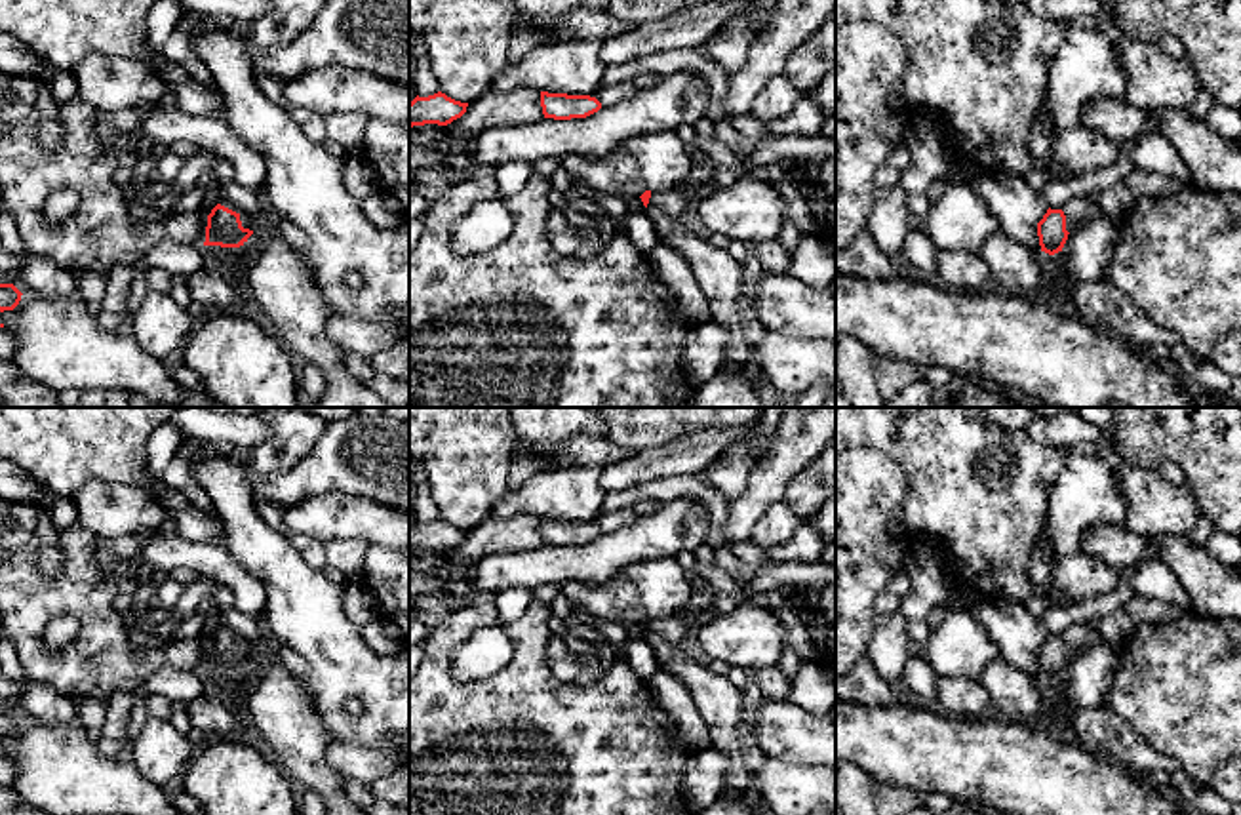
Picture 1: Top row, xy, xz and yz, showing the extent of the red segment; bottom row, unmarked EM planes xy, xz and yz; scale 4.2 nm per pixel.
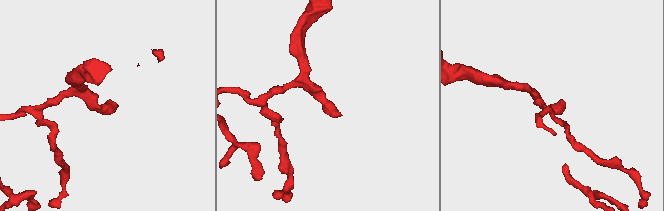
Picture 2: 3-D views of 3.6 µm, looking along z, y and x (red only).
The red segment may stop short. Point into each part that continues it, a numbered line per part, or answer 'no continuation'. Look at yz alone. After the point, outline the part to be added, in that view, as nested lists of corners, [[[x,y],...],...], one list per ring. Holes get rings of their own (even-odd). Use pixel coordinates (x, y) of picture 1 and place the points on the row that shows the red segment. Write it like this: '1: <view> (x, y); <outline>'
1: yz (1078, 210); [[[1070,198],[1064,206],[1062,211],[1066,215],[1066,230],[1074,232],[1079,225],[1083,225],[1087,219],[1093,219],[1104,209],[1100,204],[1093,198]]]

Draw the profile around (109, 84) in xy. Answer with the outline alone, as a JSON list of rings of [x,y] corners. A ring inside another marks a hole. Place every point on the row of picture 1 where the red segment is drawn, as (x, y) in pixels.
[[[88,53],[72,70],[78,99],[103,112],[156,105],[167,93],[164,80],[143,61]]]

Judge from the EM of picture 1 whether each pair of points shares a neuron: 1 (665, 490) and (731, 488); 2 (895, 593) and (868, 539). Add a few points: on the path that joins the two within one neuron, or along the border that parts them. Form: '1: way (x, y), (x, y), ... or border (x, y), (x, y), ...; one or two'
1: border (703, 478), (728, 499); two
2: border (901, 568), (884, 591); two

